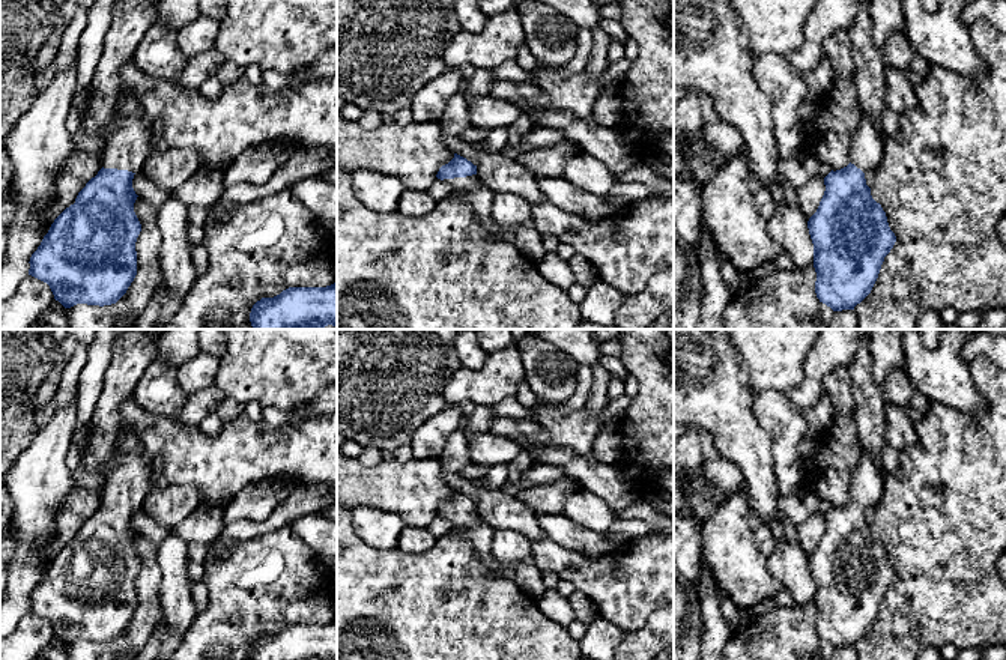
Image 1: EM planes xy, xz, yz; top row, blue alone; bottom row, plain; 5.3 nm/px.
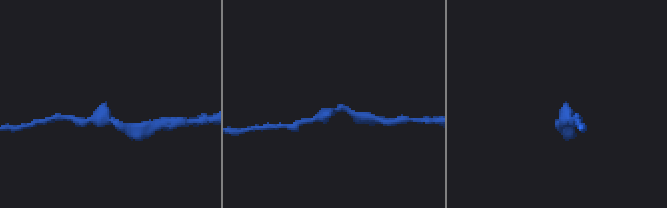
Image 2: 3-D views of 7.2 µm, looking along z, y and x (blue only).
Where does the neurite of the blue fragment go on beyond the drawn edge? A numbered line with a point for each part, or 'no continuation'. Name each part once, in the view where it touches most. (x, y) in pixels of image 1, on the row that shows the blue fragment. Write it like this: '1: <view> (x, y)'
1: xz (471, 188)

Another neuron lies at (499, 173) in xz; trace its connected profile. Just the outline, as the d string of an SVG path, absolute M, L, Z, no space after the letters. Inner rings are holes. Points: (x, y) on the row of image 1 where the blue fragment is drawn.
M469 128L457 138L474 146L480 155L477 176L493 192L511 192L523 197L531 204L541 203L546 195L541 192L537 176L516 159L501 152L486 149L486 134L481 129Z

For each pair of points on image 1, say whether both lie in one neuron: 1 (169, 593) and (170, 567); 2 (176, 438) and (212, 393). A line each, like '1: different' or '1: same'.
1: same
2: different

